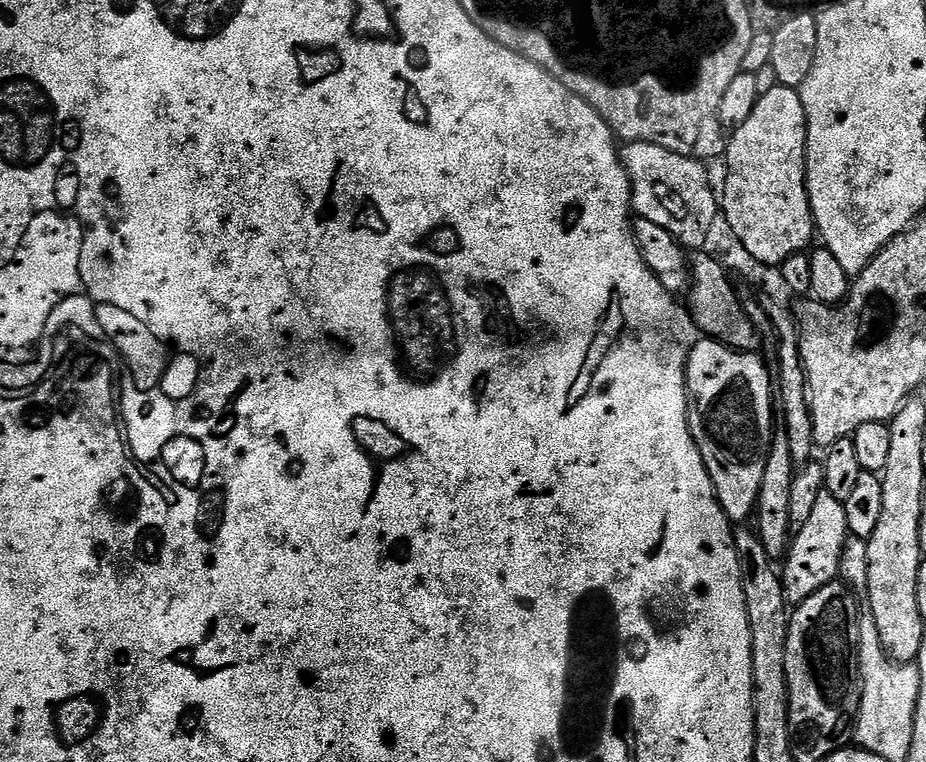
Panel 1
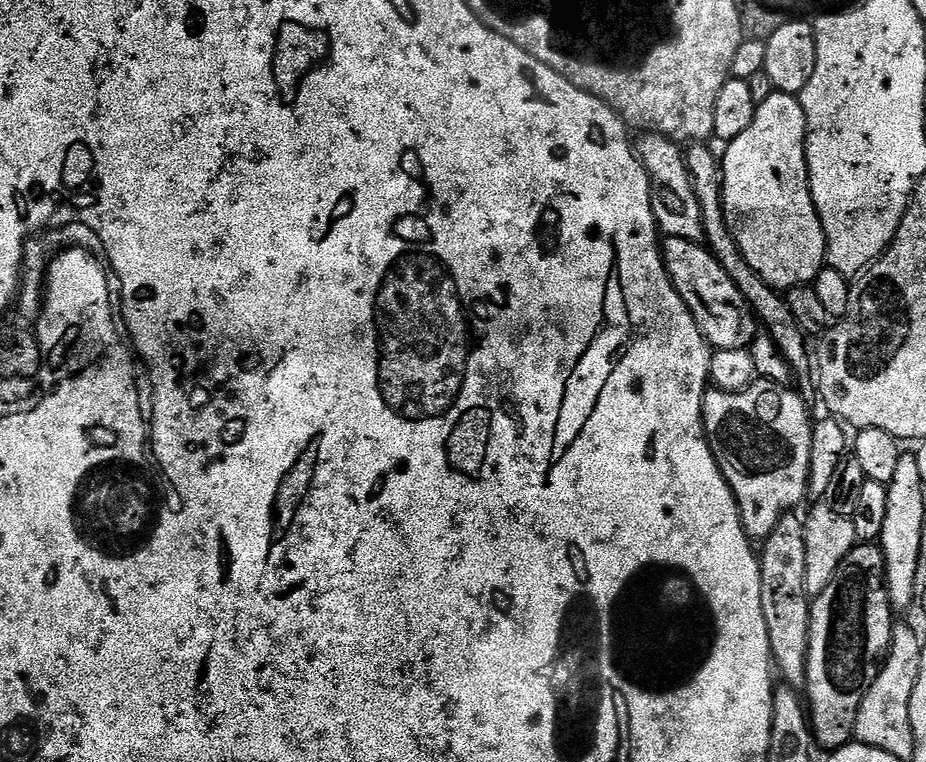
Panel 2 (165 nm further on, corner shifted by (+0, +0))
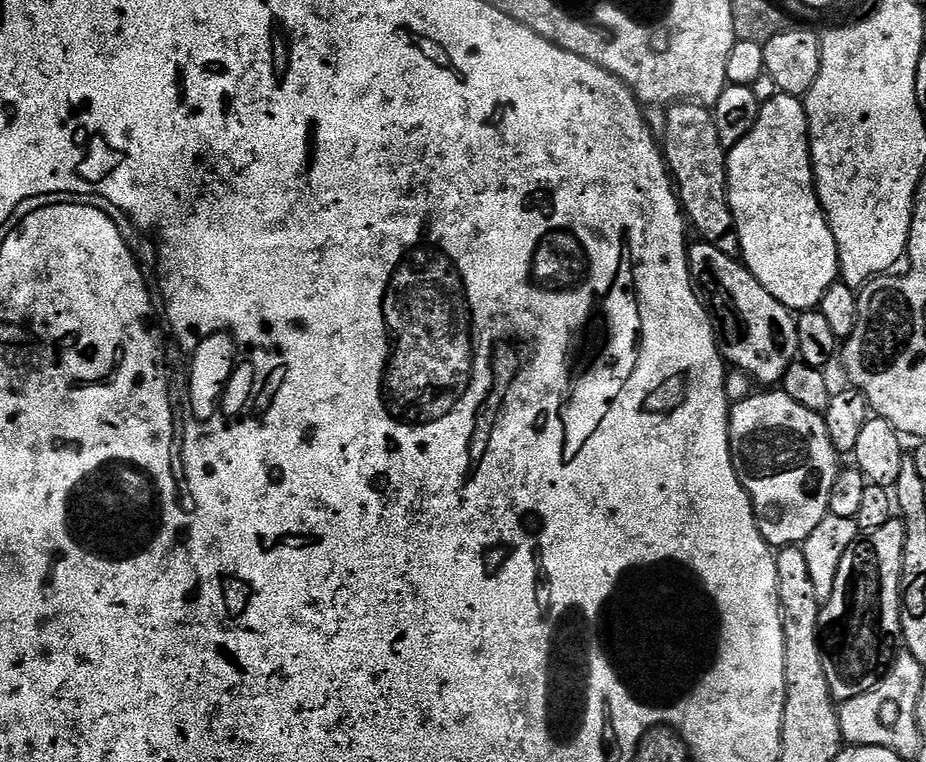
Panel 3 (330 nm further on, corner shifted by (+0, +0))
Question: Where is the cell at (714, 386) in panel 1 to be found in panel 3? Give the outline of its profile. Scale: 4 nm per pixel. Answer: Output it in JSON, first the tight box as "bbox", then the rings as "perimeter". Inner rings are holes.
{"bbox":[728,390,842,550],"perimeter":[[[760,390],[757,396],[748,396],[745,400],[740,400],[737,404],[735,401],[731,405],[728,414],[728,429],[730,430],[730,442],[732,443],[734,470],[738,474],[738,482],[742,482],[742,486],[750,498],[752,509],[756,515],[756,525],[762,534],[762,538],[768,543],[769,548],[773,550],[803,545],[804,540],[810,538],[810,534],[814,534],[818,522],[822,522],[828,517],[830,490],[834,490],[834,482],[838,478],[840,471],[842,471],[842,463],[840,464],[840,460],[842,460],[841,453],[836,452],[830,442],[830,430],[826,430],[826,422],[823,415],[814,410],[806,410],[806,406],[794,402],[794,398],[790,398],[782,390]]]}

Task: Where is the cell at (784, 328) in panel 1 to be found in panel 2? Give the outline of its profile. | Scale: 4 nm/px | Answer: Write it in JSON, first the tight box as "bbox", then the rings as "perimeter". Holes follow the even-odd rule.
{"bbox":[683,142,818,398],"perimeter":[[[692,142],[687,145],[686,151],[683,153],[685,166],[688,168],[689,178],[692,180],[693,192],[697,195],[698,206],[701,207],[701,222],[704,227],[703,243],[708,251],[714,254],[714,258],[718,258],[722,270],[726,270],[726,274],[730,274],[730,278],[734,278],[734,286],[738,286],[738,290],[743,294],[744,301],[748,304],[753,317],[761,325],[764,323],[768,327],[765,328],[767,335],[771,336],[772,341],[776,343],[778,350],[784,355],[789,368],[792,369],[798,380],[800,376],[800,385],[798,385],[800,395],[805,398],[815,397],[818,388],[814,383],[814,360],[813,357],[812,360],[808,357],[809,337],[800,328],[794,314],[790,312],[785,297],[772,285],[766,283],[758,274],[758,270],[754,270],[754,266],[750,266],[750,262],[746,262],[734,234],[730,234],[730,226],[726,222],[724,213],[722,164],[717,153],[715,156],[707,148],[708,146],[704,142]]]}

